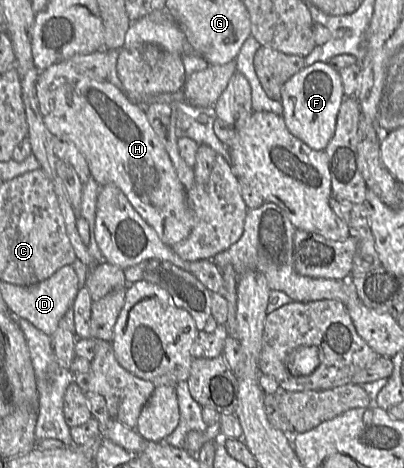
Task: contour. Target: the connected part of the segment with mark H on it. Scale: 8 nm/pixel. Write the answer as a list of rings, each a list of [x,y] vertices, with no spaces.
[[[58,62],[41,71],[36,91],[46,127],[54,136],[64,137],[75,144],[84,155],[91,176],[100,186],[117,186],[167,246],[172,248],[189,235],[193,226],[193,214],[186,203],[187,190],[178,179],[169,155],[149,123],[143,106],[131,100],[123,90],[109,81],[91,78],[68,62]]]

